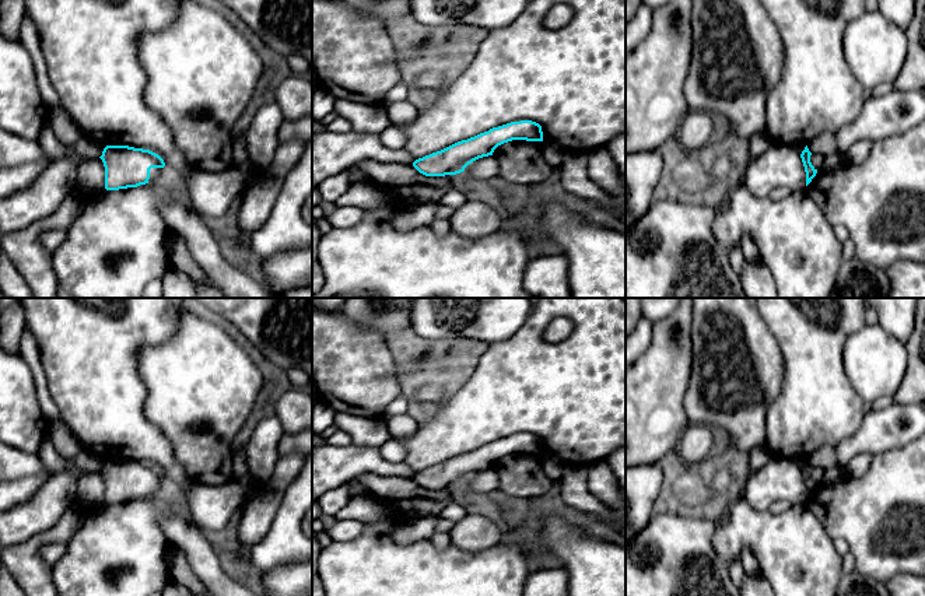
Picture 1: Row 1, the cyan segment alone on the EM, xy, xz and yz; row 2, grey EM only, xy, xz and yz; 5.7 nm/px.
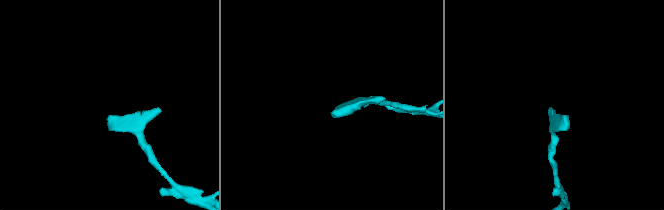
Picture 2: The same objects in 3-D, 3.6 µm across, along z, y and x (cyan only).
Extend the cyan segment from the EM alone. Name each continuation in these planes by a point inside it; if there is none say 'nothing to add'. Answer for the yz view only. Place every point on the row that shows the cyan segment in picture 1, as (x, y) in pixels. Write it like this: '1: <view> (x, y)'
nothing to add

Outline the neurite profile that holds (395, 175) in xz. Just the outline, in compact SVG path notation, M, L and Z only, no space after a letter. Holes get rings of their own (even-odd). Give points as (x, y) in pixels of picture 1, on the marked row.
M364 159L357 164L372 180L385 186L413 186L414 183L428 183L435 187L446 187L449 190L453 175L425 176L420 173L413 164L382 164L375 159Z

